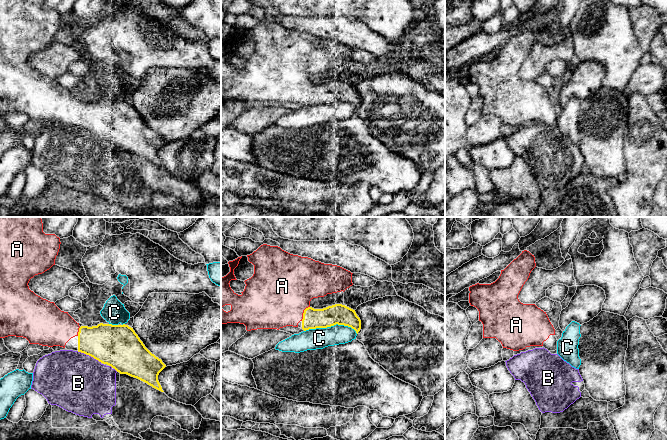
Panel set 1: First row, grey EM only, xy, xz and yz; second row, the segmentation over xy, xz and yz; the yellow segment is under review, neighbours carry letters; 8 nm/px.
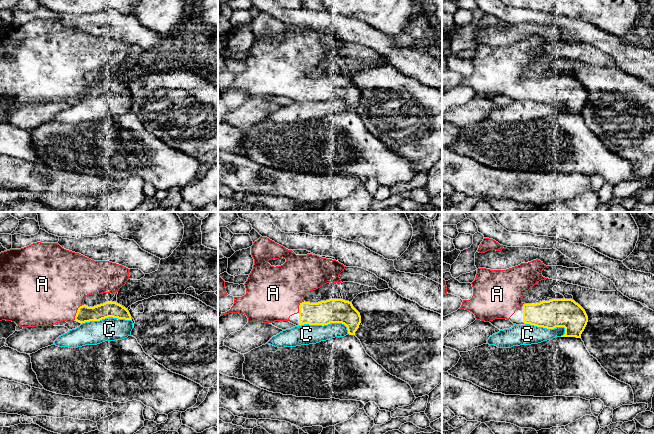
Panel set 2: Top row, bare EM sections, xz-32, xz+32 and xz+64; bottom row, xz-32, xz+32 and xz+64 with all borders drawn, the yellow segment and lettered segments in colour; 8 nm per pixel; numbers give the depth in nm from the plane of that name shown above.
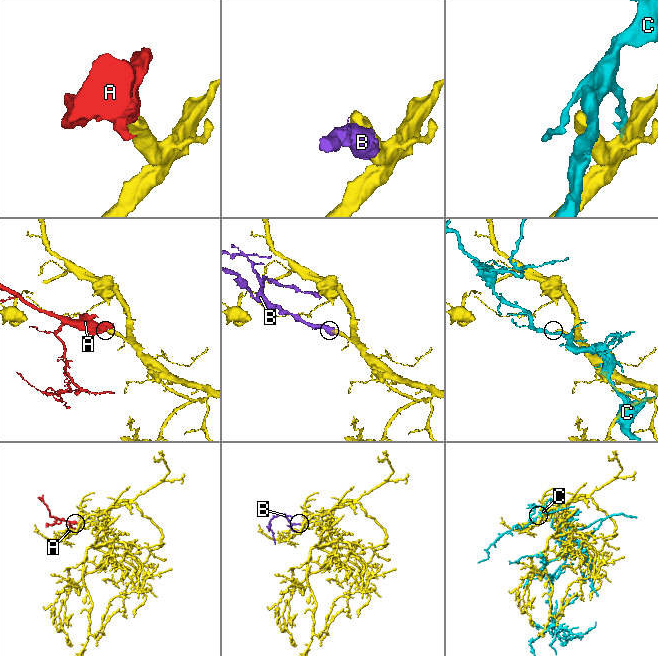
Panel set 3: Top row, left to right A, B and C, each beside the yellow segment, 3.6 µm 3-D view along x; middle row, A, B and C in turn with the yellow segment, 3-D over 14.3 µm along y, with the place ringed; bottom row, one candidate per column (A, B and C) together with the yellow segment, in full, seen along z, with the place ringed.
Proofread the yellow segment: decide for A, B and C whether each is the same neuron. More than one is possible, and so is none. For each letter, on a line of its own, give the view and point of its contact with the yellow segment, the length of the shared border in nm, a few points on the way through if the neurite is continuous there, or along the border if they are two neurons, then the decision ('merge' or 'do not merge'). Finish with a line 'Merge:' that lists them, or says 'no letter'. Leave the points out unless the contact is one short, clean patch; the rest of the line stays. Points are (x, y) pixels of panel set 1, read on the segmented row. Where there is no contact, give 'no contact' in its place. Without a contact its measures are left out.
A: contact xz (303, 313); length 140 nm; way xz (313, 318), (303, 313), (277, 296); merge
B: contact xy (89, 355); length 220 nm; border xy (77, 351), (88, 354), (101, 362); do not merge
C: contact xz (331, 325); length 440 nm; do not merge
Merge: A

